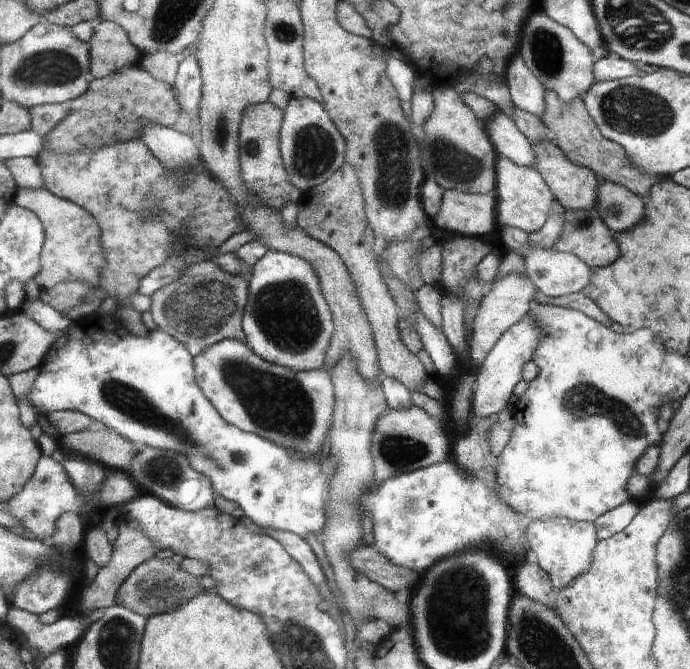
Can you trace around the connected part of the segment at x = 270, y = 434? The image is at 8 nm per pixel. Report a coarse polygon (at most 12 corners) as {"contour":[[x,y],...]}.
{"contour":[[240,339],[195,360],[230,424],[302,455],[324,444],[326,370],[294,372]]}

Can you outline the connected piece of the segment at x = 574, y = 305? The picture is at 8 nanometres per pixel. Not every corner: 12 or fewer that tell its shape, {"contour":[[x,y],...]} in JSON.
{"contour":[[537,290],[534,304],[576,309],[615,332],[623,332],[589,296],[580,291],[549,297]]}

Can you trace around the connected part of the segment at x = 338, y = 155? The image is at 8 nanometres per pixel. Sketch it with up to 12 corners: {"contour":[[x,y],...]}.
{"contour":[[291,98],[281,151],[300,192],[344,166],[345,137],[324,104]]}

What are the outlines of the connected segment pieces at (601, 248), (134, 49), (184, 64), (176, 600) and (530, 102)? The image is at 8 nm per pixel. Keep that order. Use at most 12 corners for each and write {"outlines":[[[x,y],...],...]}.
{"outlines":[[[570,209],[552,248],[609,267],[619,244],[597,212]],[[120,24],[90,42],[95,78],[140,65],[144,52]],[[194,53],[181,58],[175,82],[183,110],[200,117],[205,91]],[[154,557],[117,602],[145,617],[208,590],[178,562]],[[514,55],[504,74],[514,105],[539,116],[543,84]]]}

